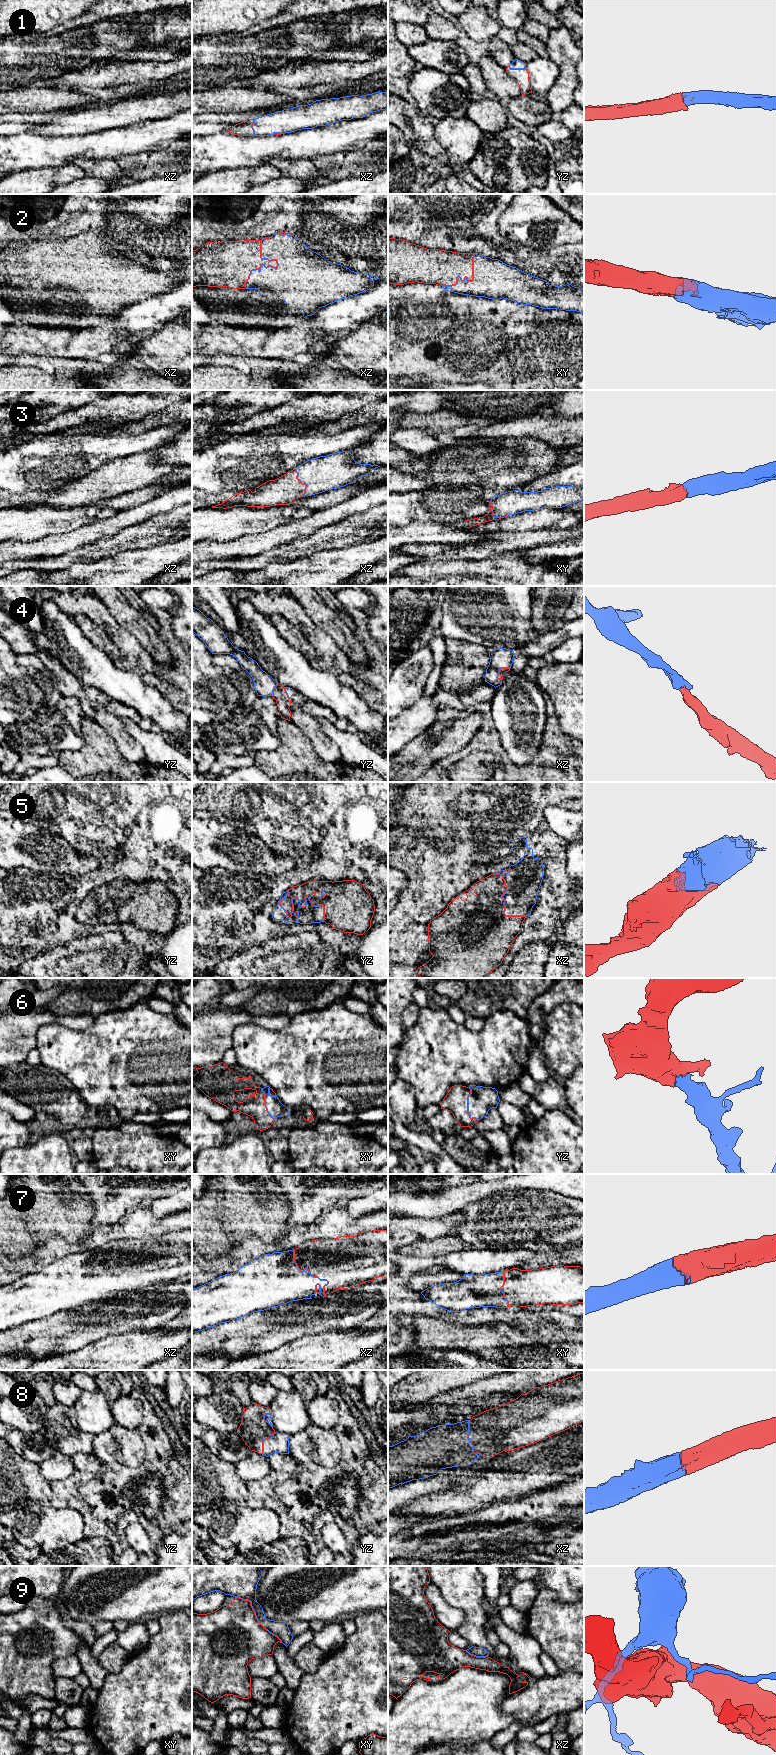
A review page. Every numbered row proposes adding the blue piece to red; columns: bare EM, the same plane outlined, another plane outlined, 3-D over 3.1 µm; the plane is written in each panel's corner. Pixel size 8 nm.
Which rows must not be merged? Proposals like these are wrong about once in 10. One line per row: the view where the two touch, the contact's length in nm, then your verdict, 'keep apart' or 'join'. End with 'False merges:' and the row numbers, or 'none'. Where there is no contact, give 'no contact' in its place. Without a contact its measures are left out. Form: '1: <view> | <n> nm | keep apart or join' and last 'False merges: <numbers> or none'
1: yz | 150 nm | join
2: xz | 400 nm | join
3: xz | 240 nm | join
4: xz | 140 nm | join
5: yz | 400 nm | join
6: yz | 280 nm | join
7: xz | 440 nm | join
8: xz | 300 nm | join
9: xy | 550 nm | keep apart
False merges: 9

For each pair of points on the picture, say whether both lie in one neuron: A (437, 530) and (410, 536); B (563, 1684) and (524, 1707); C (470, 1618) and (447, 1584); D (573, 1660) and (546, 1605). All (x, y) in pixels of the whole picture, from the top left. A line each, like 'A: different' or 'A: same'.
A: same
B: same
C: same
D: same

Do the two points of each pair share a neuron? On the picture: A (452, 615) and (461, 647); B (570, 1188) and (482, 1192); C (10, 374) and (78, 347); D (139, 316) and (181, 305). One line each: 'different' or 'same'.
A: different
B: same
C: different
D: same

